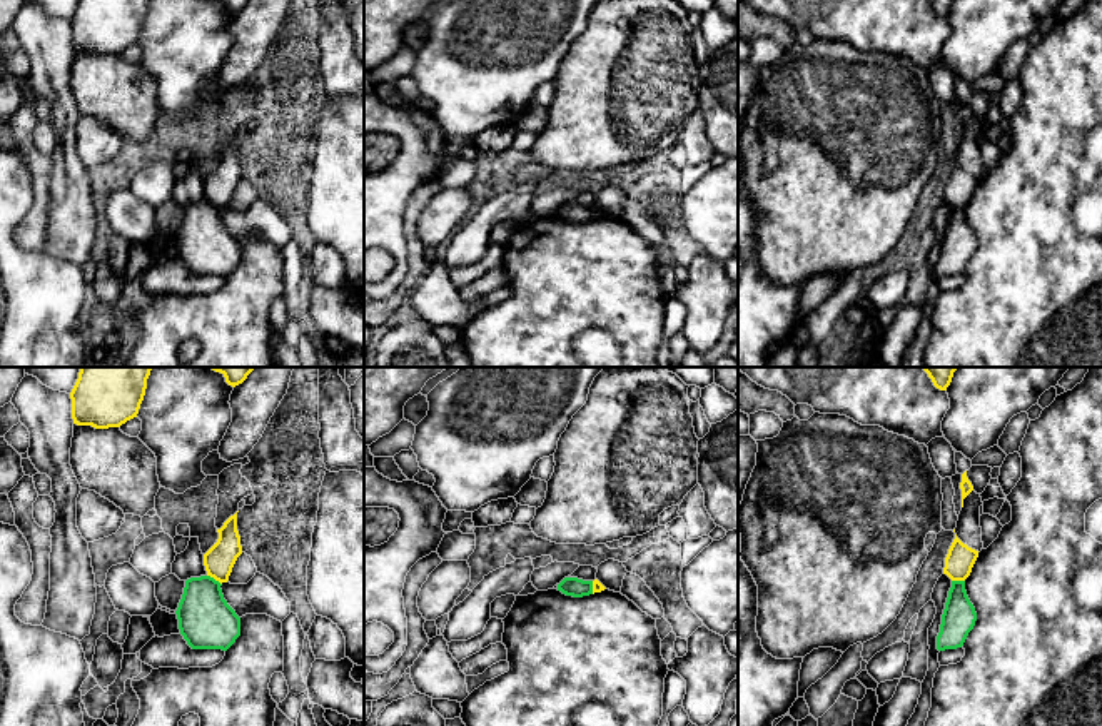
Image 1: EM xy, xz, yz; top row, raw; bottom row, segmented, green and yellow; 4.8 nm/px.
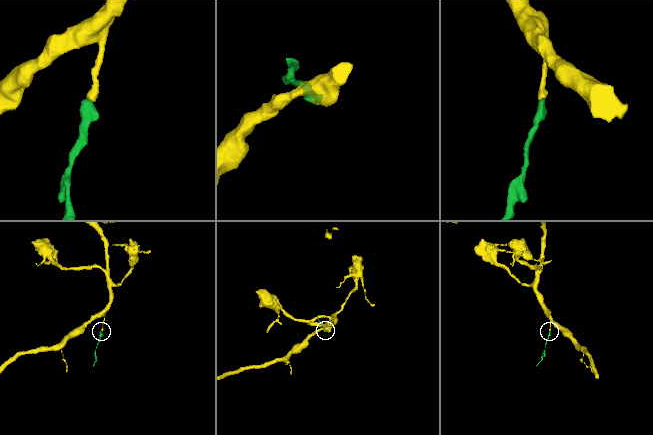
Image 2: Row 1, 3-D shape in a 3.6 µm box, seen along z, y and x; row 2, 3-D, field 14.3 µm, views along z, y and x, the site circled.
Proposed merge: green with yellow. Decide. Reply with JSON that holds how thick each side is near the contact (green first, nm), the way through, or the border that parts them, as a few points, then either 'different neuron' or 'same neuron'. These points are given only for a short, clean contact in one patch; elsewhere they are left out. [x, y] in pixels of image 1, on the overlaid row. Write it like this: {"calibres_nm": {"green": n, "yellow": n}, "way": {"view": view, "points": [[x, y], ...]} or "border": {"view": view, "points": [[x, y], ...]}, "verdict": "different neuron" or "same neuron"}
{"calibres_nm": {"green": 260, "yellow": 150}, "border": {"view": "xy", "points": [[207, 574], [221, 584]]}, "verdict": "different neuron"}

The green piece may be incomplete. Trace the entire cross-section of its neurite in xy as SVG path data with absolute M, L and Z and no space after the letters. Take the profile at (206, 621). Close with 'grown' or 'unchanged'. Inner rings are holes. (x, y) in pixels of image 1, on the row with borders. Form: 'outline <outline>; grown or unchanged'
outline M210 576L185 581L175 614L180 634L192 649L227 651L240 636L240 618L224 599L220 586Z; unchanged

